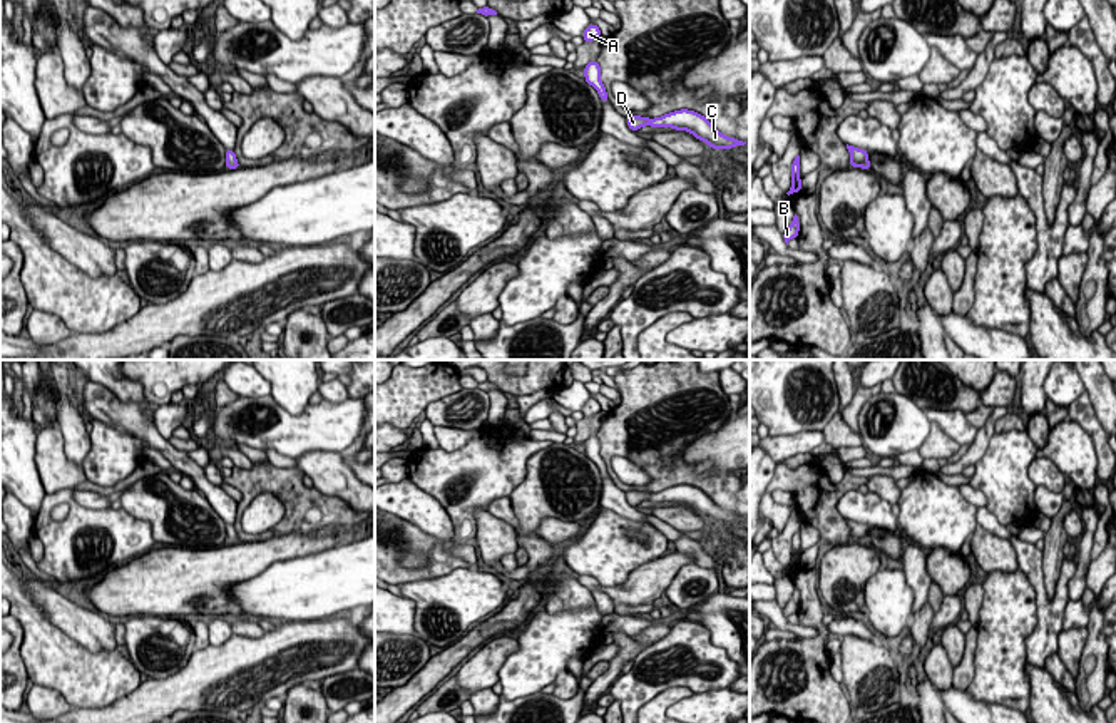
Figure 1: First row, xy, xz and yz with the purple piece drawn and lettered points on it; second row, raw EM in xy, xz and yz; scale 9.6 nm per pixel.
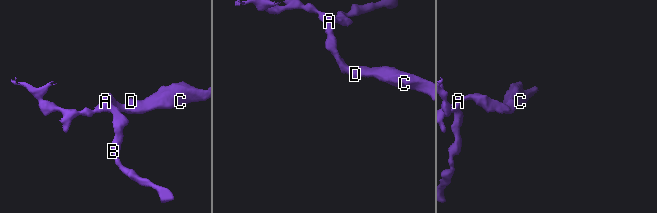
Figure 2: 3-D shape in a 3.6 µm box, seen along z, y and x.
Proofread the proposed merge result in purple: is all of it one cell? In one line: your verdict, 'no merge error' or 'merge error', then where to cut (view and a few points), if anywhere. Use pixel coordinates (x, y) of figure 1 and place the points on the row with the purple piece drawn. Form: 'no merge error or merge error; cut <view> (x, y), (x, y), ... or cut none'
no merge error; cut none

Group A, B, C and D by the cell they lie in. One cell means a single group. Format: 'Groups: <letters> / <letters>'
Groups: A B C D

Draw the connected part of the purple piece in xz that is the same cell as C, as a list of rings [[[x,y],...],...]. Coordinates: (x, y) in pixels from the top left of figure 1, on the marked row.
[[[688,109],[674,110],[654,119],[627,115],[626,122],[632,132],[639,131],[644,126],[686,131],[693,134],[696,139],[704,141],[713,149],[733,149],[735,146],[746,144],[740,139],[721,134],[704,115]]]

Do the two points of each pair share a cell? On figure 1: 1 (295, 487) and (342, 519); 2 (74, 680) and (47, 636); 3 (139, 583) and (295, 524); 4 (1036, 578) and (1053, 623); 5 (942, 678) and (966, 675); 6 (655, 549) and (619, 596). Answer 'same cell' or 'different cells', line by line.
1: same cell
2: same cell
3: different cells
4: same cell
5: different cells
6: different cells

